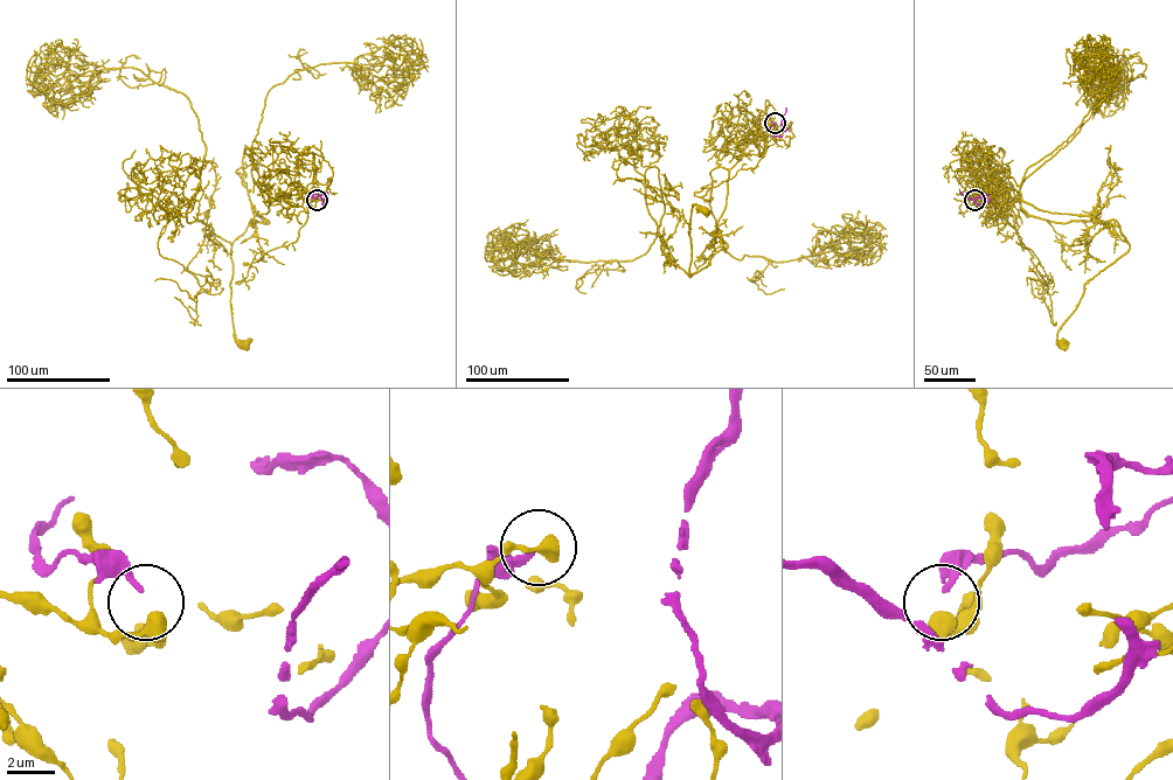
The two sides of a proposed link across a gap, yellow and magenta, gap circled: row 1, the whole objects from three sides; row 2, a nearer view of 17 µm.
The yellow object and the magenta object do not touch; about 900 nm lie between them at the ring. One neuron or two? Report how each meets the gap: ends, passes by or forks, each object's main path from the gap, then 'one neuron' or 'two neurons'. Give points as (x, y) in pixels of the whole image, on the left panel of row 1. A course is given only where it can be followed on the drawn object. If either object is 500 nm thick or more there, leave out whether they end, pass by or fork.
yellow passes by; magenta ends; course yellow (317, 200), (307, 213), (280, 193), (258, 215), (269, 222), (233, 243), (244, 346); course magenta (317, 199), (312, 196), (325, 193), (327, 200), (324, 204), (327, 192); two neurons

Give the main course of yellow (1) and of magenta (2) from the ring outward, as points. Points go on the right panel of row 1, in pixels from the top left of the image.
1: (974, 200), (995, 213), (1008, 193), (1040, 209), (1117, 223), (1129, 248), (1084, 284), (1057, 335), (1062, 346)
2: (974, 199), (988, 194), (981, 193), (980, 204), (960, 192)

